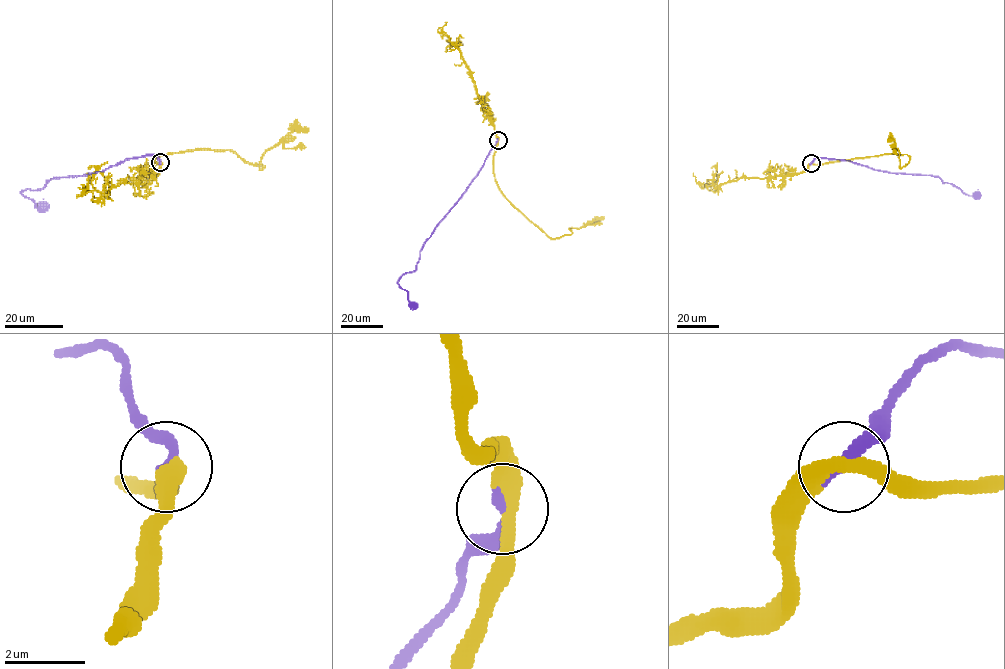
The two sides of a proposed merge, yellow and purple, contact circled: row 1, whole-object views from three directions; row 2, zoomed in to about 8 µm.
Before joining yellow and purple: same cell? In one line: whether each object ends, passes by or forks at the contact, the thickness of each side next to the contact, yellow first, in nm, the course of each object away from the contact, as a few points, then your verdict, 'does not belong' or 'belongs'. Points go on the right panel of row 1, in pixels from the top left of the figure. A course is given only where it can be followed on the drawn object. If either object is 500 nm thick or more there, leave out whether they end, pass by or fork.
yellow passes by; purple ends; calibres 360 and 320 nm; course yellow (811, 163), (884, 154), (906, 154), (909, 162), (901, 168), (899, 152), (895, 147), (894, 152); course purple (811, 163), (816, 157), (826, 157), (895, 173), (938, 176), (943, 183), (954, 184), (965, 194), (979, 193); belongs

